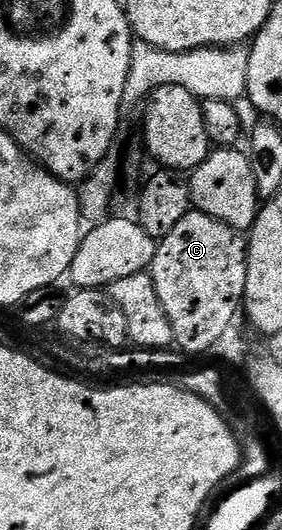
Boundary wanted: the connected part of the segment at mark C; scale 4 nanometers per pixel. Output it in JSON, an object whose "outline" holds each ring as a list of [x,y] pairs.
{"outline":[[[194,209],[181,217],[169,237],[158,240],[149,274],[161,297],[161,309],[173,325],[176,348],[191,355],[208,354],[229,323],[237,319],[245,293],[247,244],[240,232]]]}

